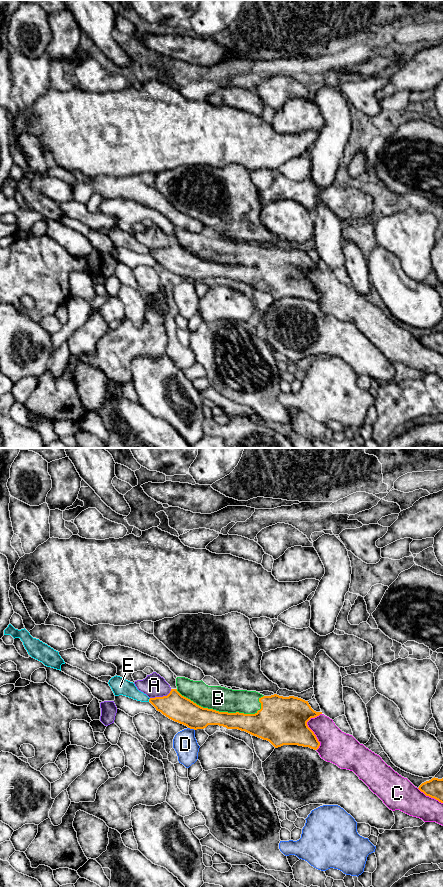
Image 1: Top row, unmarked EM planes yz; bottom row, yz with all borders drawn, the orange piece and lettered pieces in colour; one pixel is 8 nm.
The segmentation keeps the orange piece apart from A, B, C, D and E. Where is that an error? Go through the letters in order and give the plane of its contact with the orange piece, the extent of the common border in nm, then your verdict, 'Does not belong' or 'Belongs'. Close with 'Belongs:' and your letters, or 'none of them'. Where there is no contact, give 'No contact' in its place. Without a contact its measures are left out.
A: Touches orange in yz. Shared border 190 nm. Does not belong
B: Touches orange in yz. Shared border 700 nm. Belongs
C: Touches orange in yz. Shared border 300 nm. Does not belong
D: Touches orange in yz. Shared border 60 nm. Does not belong
E: Touches orange in yz. Shared border 40 nm. Does not belong
Belongs: B

